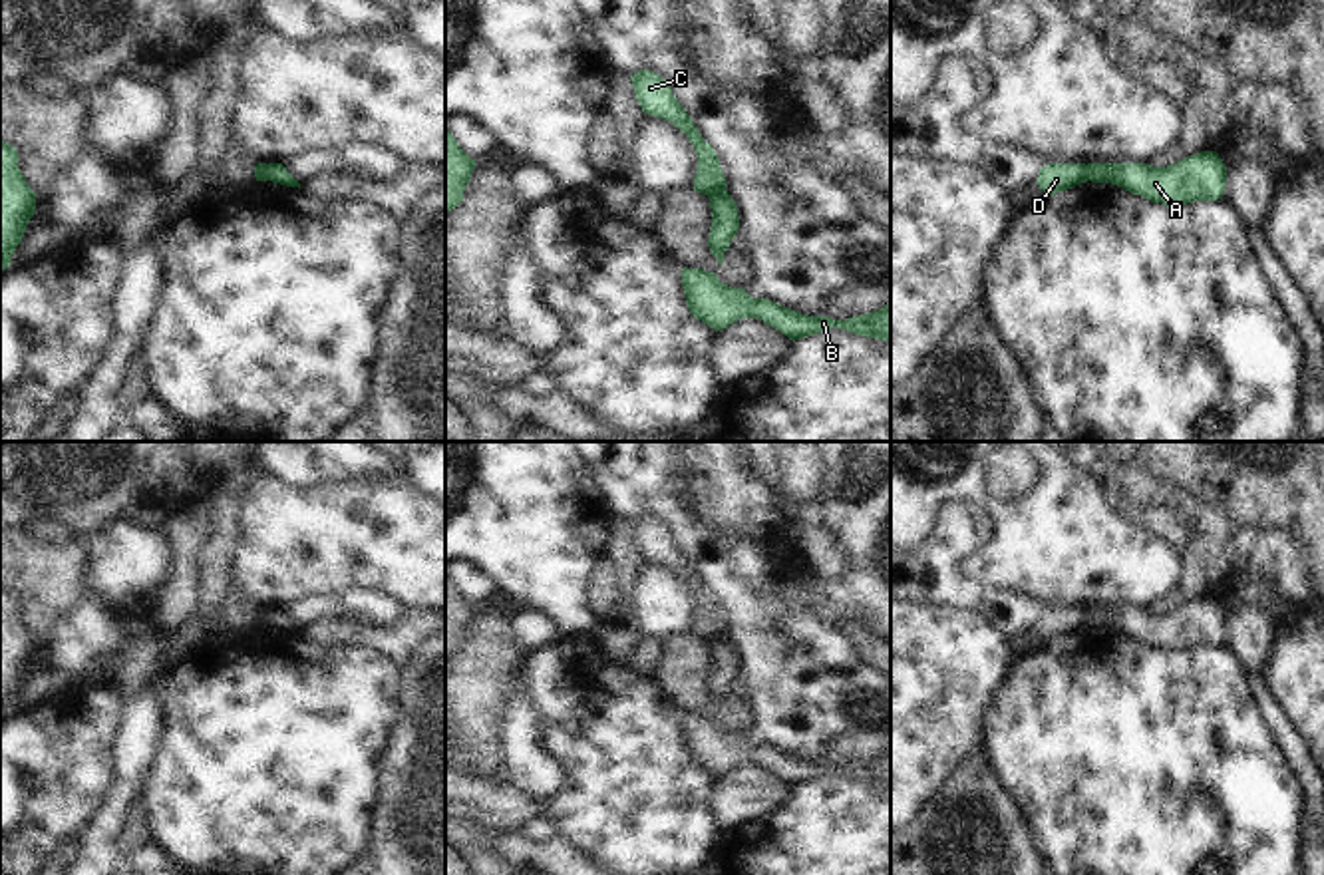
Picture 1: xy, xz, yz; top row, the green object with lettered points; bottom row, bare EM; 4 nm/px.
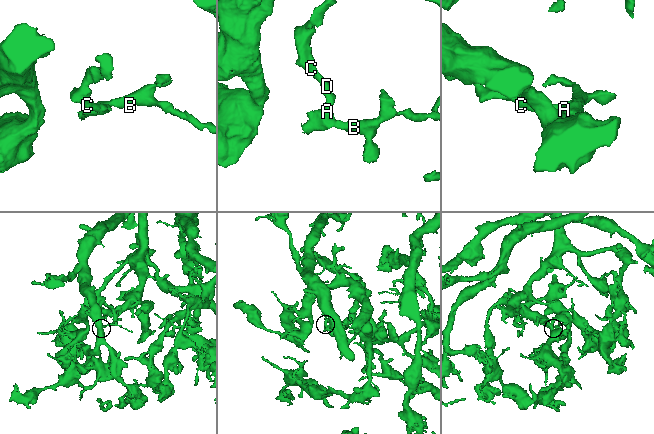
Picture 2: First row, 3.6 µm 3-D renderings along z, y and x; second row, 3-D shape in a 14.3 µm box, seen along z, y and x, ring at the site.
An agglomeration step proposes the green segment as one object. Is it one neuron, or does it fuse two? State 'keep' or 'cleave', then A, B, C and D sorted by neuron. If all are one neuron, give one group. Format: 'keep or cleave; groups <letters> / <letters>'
cleave; groups A B / C D

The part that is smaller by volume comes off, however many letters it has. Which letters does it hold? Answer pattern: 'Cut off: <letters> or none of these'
Cut off: A, B.

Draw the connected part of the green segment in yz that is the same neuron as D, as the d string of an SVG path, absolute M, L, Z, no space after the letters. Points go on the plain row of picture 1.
M1050 609L1040 614L1036 628L1046 640L1056 640L1085 626L1087 626L1085 609Z

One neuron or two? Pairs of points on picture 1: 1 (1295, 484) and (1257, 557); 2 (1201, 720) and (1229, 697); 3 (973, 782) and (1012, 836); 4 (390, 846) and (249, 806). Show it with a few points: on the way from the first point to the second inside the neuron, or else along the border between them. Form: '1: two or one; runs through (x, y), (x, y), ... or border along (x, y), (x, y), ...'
1: two; border along (1227, 516), (1241, 524), (1283, 529), (1303, 553)
2: one; runs through (1207, 718), (1223, 702)
3: one; runs through (973, 796), (998, 822)
4: two; border along (376, 794), (370, 806), (368, 836), (356, 854)

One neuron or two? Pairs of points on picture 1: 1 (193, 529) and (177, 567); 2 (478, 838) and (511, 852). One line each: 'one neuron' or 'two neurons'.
1: one neuron
2: two neurons

